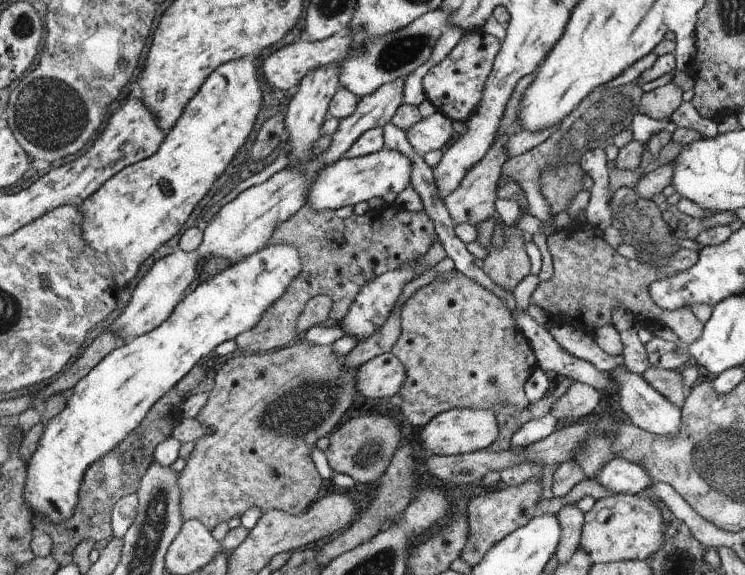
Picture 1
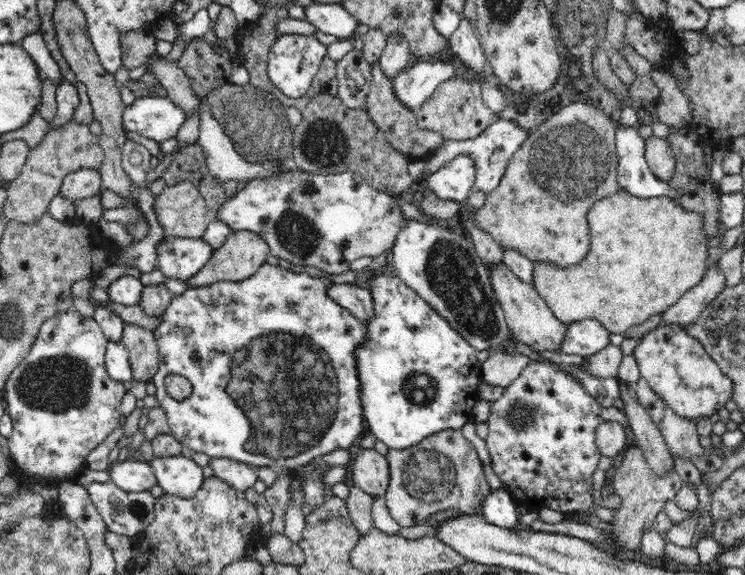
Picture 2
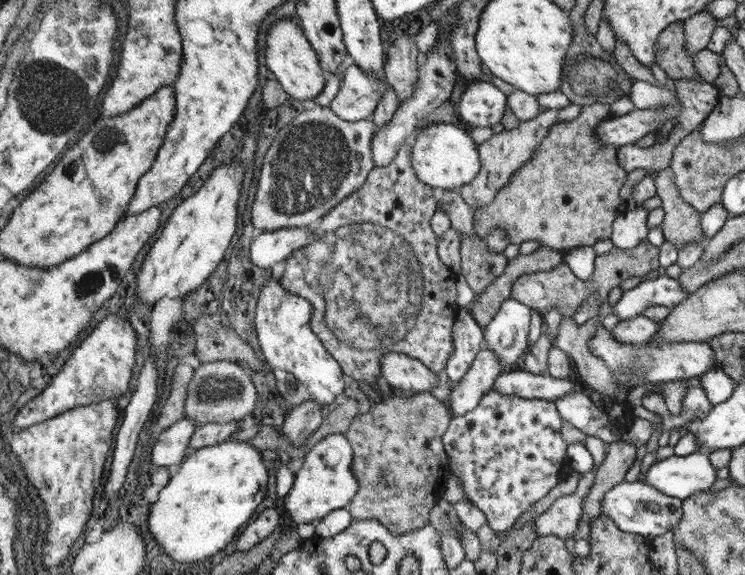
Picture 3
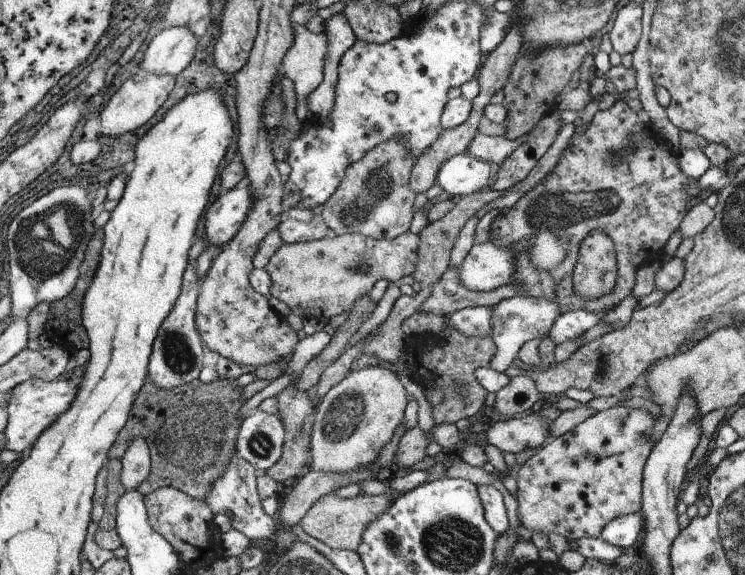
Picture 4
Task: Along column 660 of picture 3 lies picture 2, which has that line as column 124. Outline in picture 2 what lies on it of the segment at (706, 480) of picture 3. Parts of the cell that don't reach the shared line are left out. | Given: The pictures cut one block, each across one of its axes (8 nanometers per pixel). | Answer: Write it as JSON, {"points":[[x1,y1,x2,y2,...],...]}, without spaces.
{"points":[[118,460,108,466,108,474,112,484,122,488,124,492,150,492,150,488,158,484,154,470,148,462]]}

